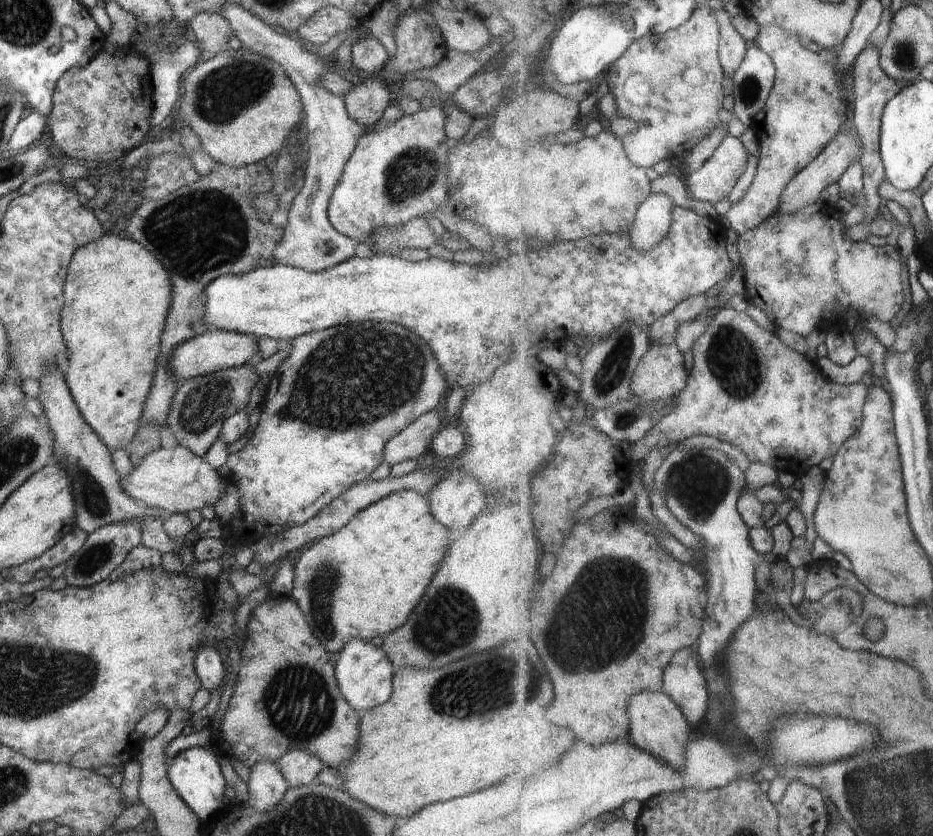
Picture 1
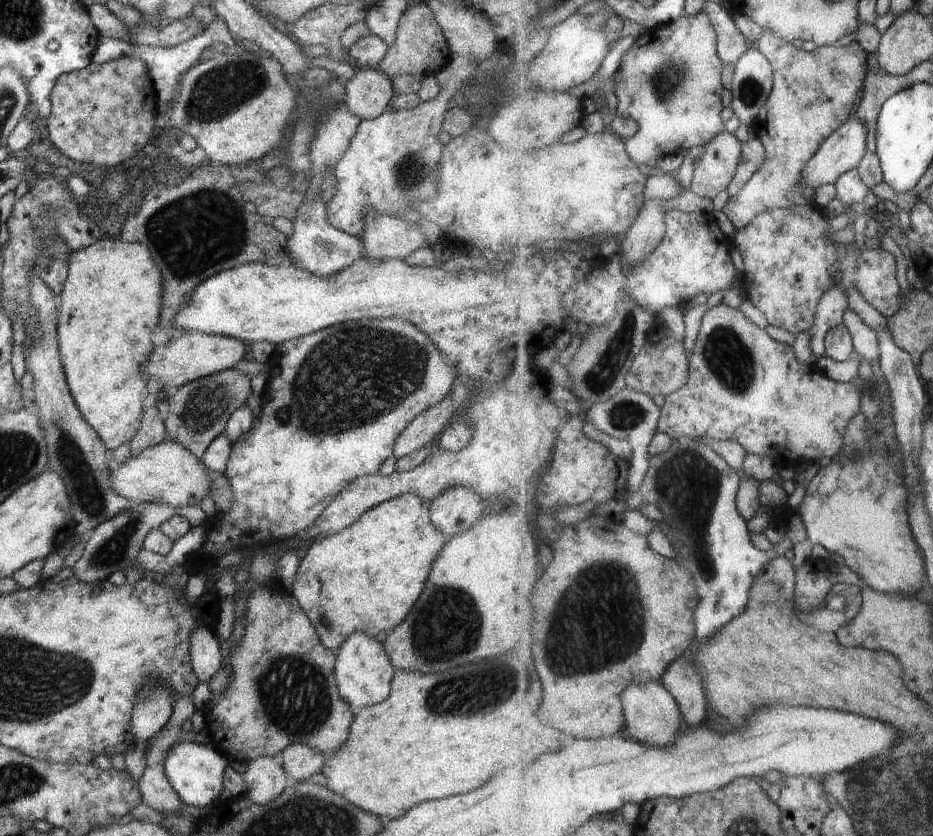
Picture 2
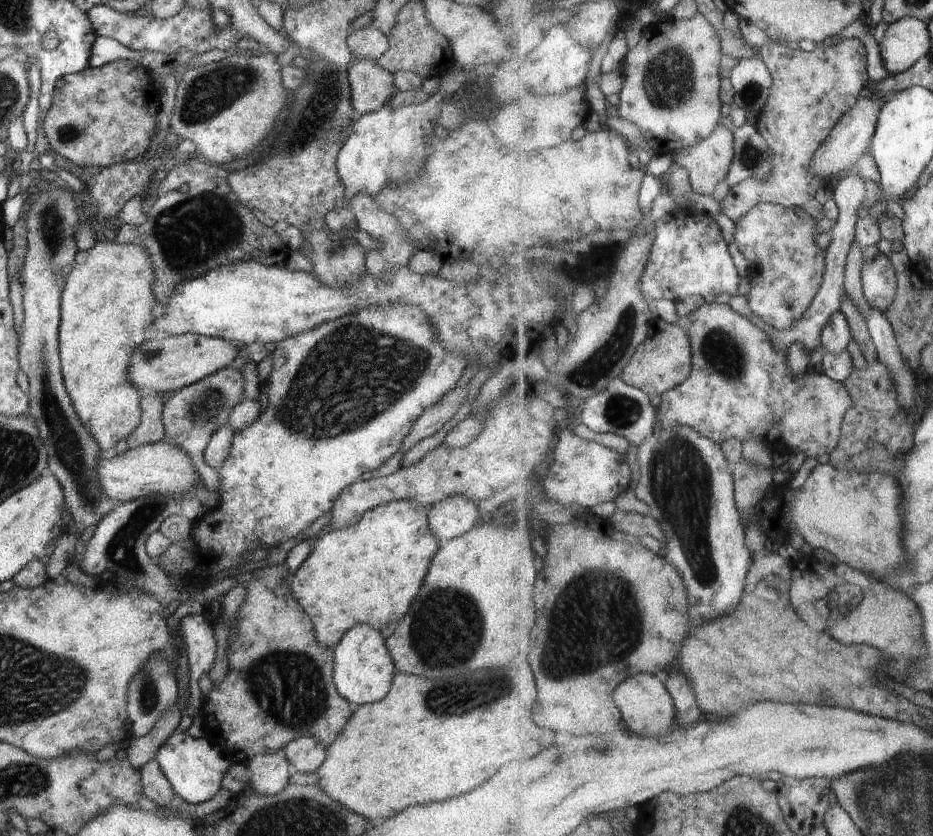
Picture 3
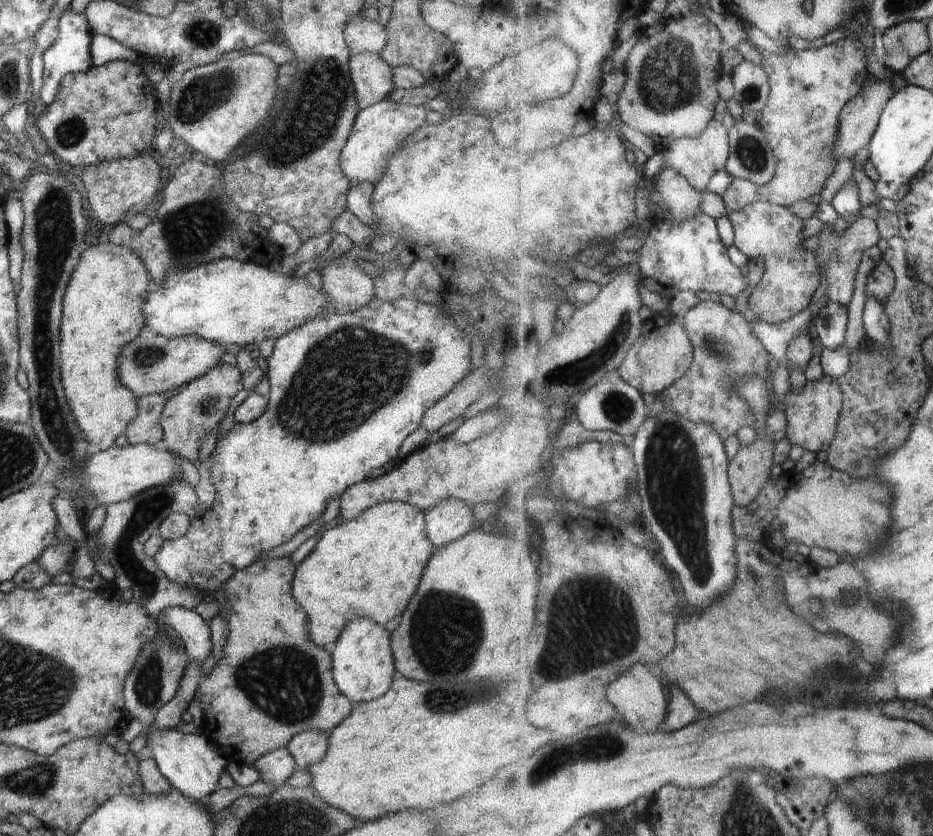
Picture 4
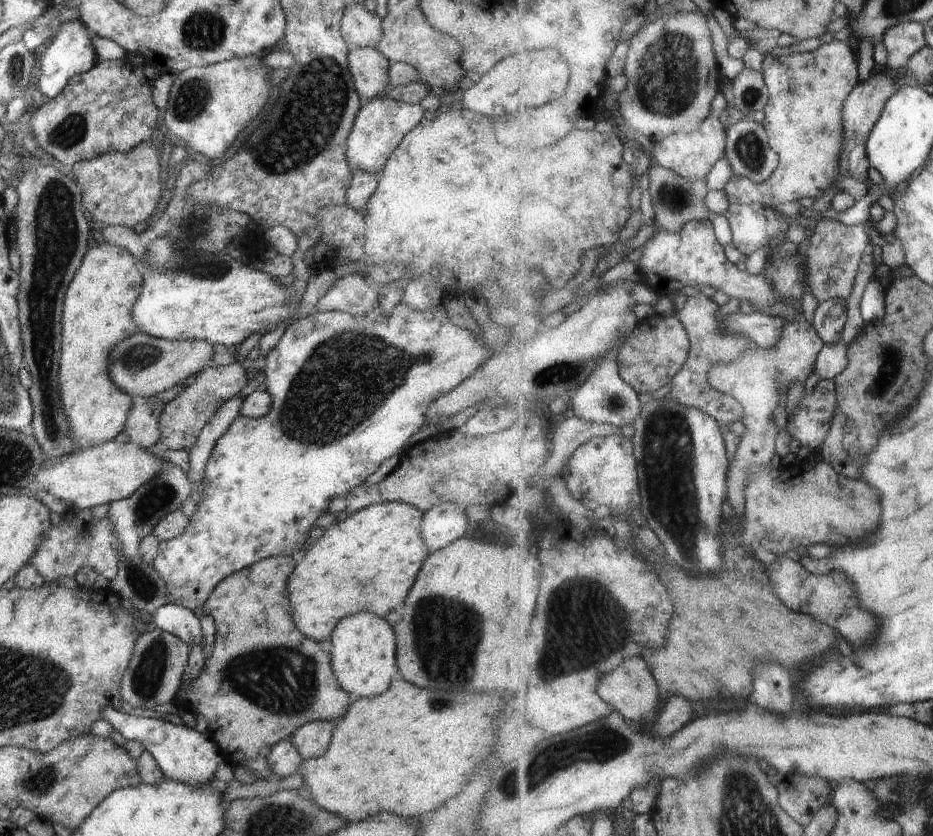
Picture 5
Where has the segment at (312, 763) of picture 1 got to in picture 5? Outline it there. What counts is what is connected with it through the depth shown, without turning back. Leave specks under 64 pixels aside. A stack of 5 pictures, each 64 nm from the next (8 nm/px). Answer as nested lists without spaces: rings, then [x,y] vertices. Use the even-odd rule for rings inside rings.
[[[321,721],[298,728],[291,736],[291,743],[303,761],[318,758],[327,751],[334,727],[334,721]]]

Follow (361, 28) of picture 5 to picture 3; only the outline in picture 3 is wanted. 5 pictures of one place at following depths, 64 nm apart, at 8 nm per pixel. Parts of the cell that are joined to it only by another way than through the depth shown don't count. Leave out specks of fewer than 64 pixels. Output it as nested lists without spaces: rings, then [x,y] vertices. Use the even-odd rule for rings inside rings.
[[[367,26],[361,30],[352,30],[347,38],[347,47],[354,60],[368,59],[377,61],[389,47],[387,36],[376,27]]]

